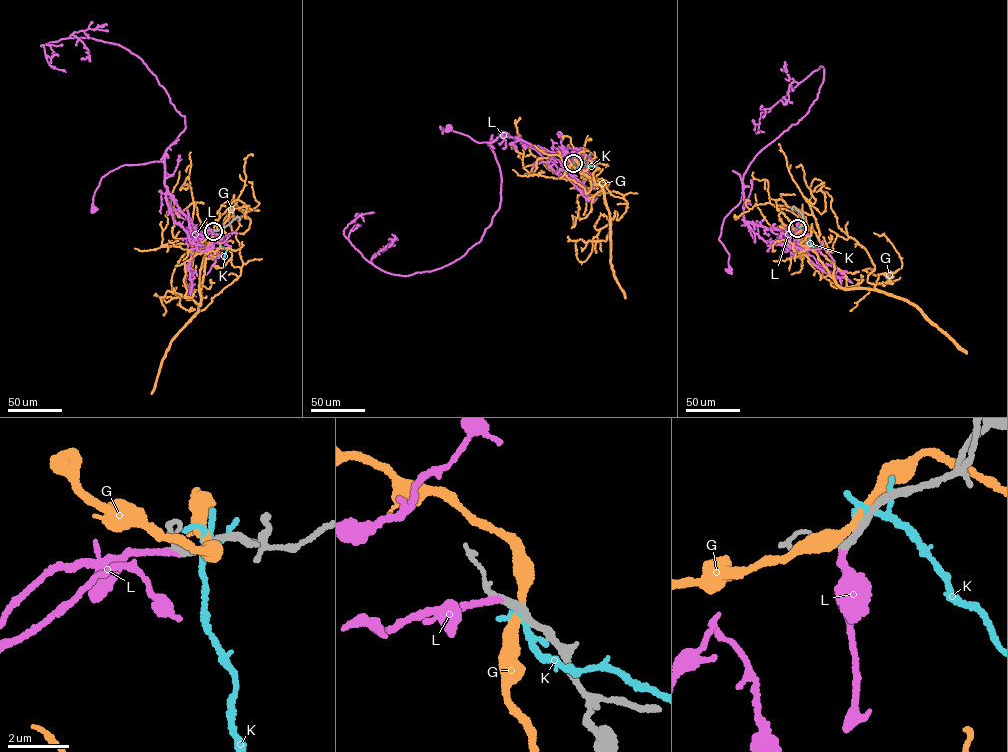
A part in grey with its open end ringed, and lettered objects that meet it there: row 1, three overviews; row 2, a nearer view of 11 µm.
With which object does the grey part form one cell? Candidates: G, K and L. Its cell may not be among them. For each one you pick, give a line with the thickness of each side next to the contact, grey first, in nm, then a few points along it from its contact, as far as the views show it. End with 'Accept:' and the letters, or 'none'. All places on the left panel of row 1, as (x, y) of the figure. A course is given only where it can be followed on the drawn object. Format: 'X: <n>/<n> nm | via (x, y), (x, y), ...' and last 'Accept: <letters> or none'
L: 240/200 nm | via (213, 231), (199, 235), (180, 212), (165, 185), (161, 161), (123, 165), (110, 171), (94, 194), (93, 208)
Accept: L

